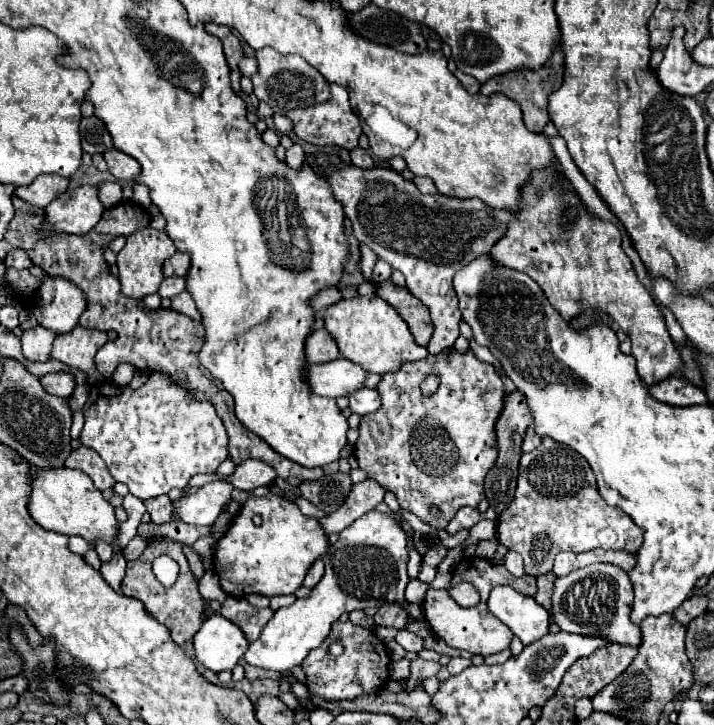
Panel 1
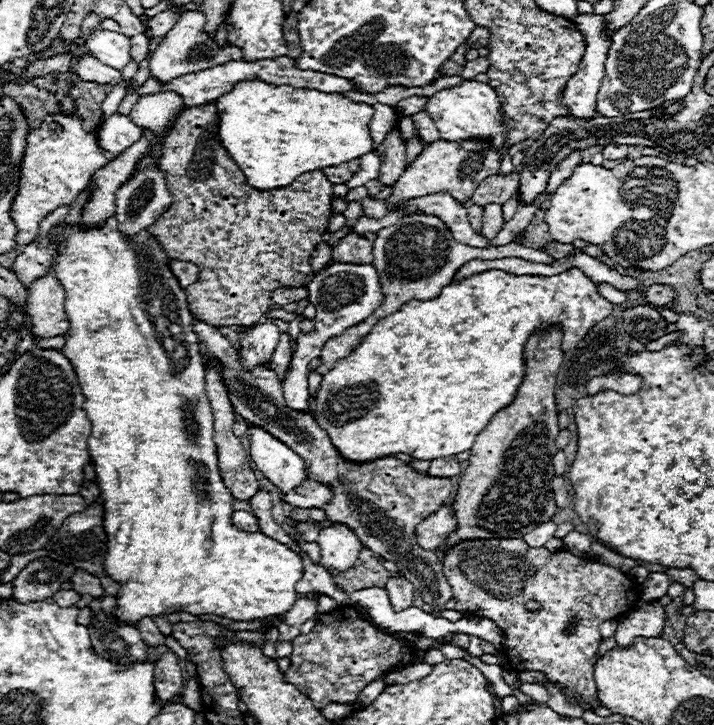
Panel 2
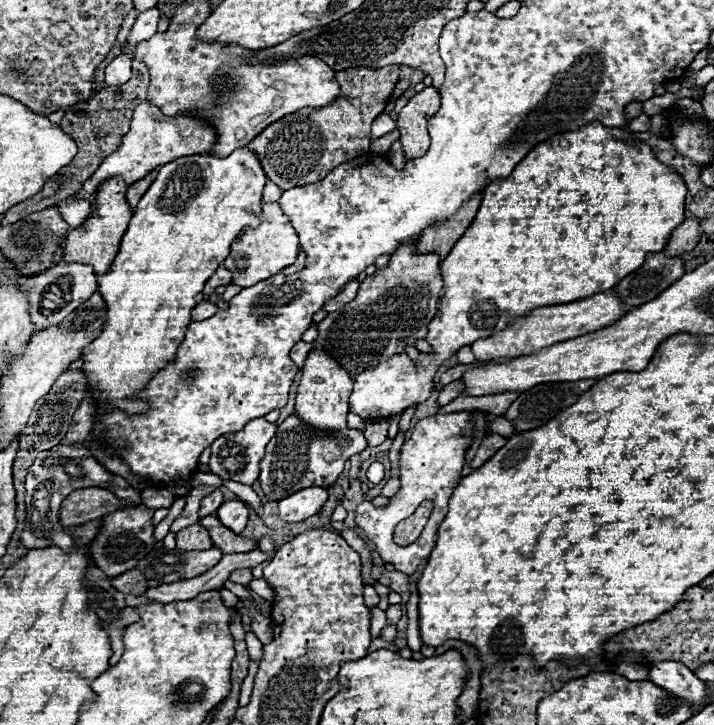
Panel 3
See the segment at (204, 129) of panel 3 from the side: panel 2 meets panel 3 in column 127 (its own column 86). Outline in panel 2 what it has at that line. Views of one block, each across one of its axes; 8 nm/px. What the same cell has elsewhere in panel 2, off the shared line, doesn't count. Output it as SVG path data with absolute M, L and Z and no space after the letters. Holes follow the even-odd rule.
M46 116L38 130L30 130L26 142L20 188L12 204L12 220L18 228L18 246L30 244L38 236L40 220L54 208L74 202L74 198L86 188L90 176L108 162L96 136L80 130L80 118L72 116Z

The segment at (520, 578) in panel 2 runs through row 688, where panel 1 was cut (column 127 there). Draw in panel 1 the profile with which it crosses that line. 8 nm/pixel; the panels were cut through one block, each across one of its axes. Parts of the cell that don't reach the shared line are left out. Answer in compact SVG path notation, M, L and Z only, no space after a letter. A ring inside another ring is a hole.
M148 542L144 554L142 554L138 560L128 562L128 566L126 566L126 576L124 576L124 582L122 582L122 594L140 600L140 602L146 606L148 614L150 614L152 618L156 618L158 622L162 622L162 624L170 630L170 636L172 636L172 640L174 640L178 646L188 644L188 642L192 640L194 632L198 632L198 628L200 628L200 624L202 624L200 618L202 618L202 614L204 614L204 600L202 600L202 596L200 596L200 592L198 592L198 582L194 580L190 568L188 568L186 556L184 556L184 552L182 552L182 544L174 544L174 542L170 542L170 544L164 544L164 542L162 542L162 544L160 544L160 542ZM160 554L166 554L166 556L174 558L174 560L178 562L178 566L180 566L178 580L176 580L176 584L170 586L170 588L162 586L162 584L156 580L156 576L152 574L152 562L154 562L154 558L158 558Z

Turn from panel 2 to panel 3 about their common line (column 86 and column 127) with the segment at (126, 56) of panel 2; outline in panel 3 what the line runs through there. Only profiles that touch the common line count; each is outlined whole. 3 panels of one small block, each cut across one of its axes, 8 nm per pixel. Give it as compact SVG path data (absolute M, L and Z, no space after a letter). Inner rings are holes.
M152 8L152 10L142 12L142 14L136 18L136 22L134 22L134 26L132 26L132 30L130 30L128 40L126 40L124 46L126 46L128 50L134 50L142 40L148 40L150 36L154 36L154 34L156 34L158 18L160 18L160 10L158 10L158 8Z

